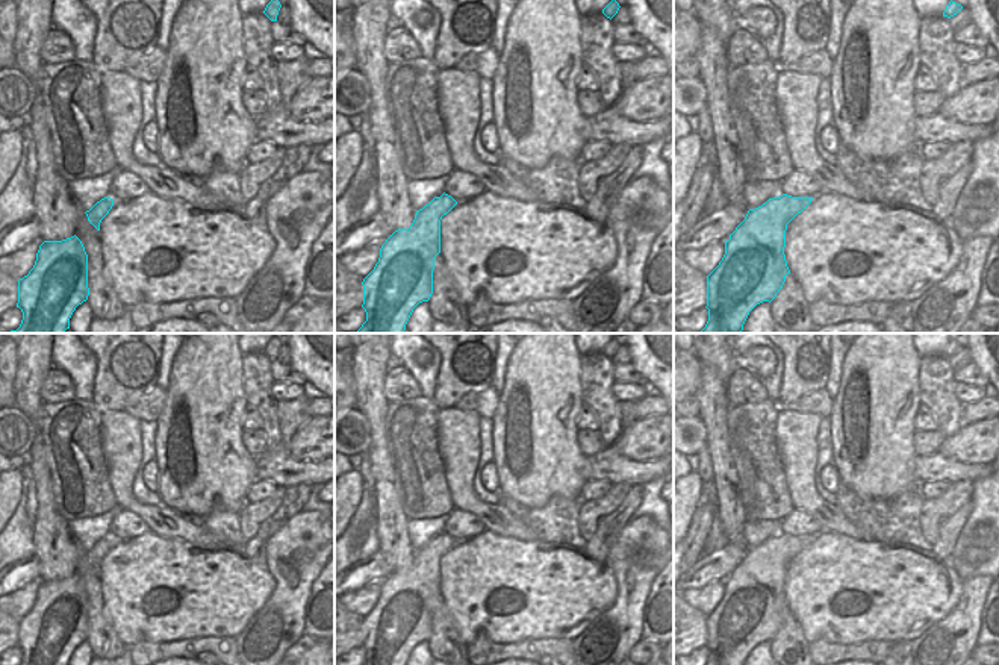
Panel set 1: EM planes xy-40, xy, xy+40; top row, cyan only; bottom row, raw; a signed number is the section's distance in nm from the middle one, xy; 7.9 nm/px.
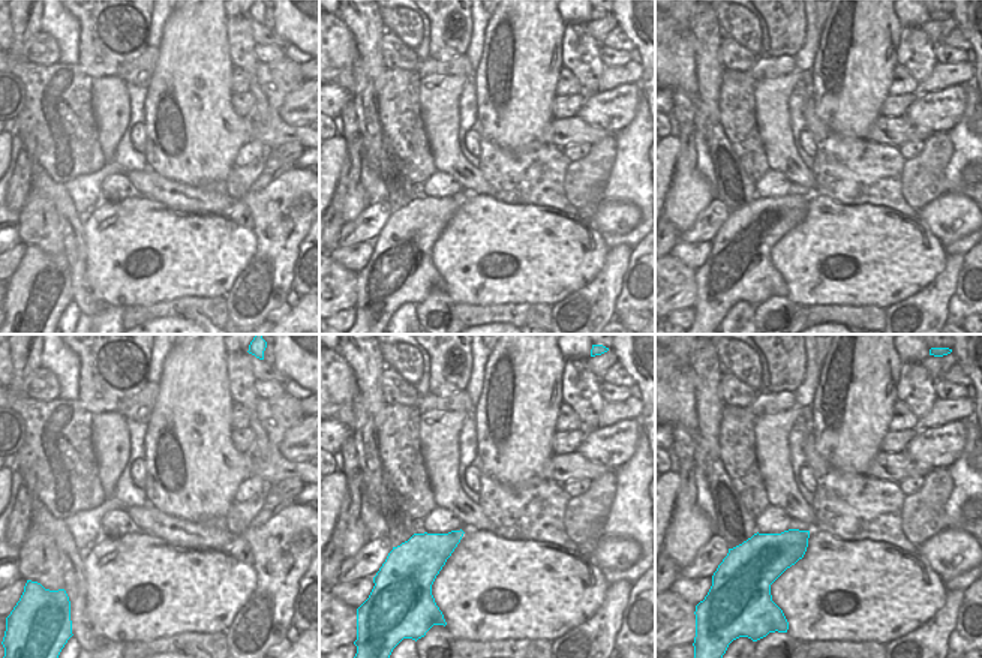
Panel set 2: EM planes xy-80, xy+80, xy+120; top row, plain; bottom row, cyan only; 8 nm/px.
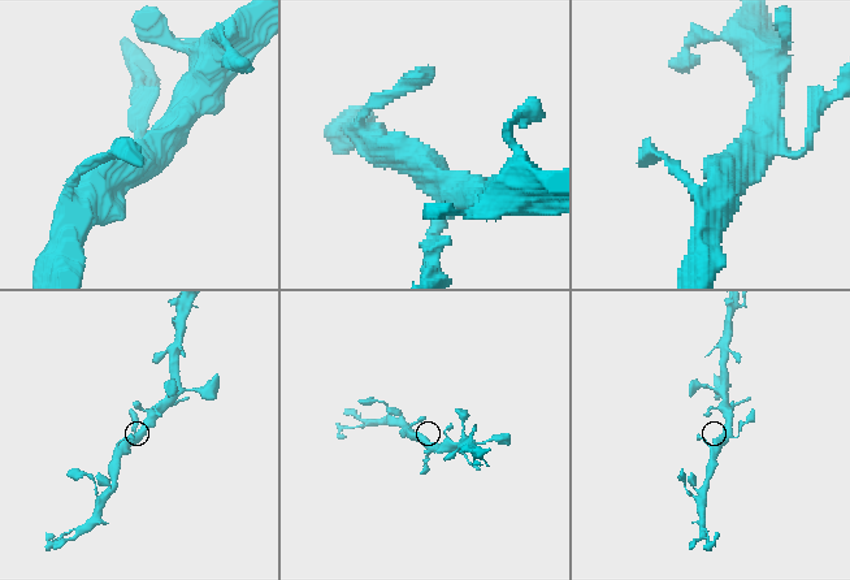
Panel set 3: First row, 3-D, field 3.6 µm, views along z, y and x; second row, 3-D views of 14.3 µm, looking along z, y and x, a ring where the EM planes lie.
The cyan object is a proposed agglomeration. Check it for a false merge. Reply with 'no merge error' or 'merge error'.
no merge error

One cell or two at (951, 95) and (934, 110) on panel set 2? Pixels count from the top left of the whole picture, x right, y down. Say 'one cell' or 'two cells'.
one cell

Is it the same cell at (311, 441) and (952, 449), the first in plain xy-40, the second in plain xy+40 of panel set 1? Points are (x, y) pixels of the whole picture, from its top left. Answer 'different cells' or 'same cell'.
same cell

